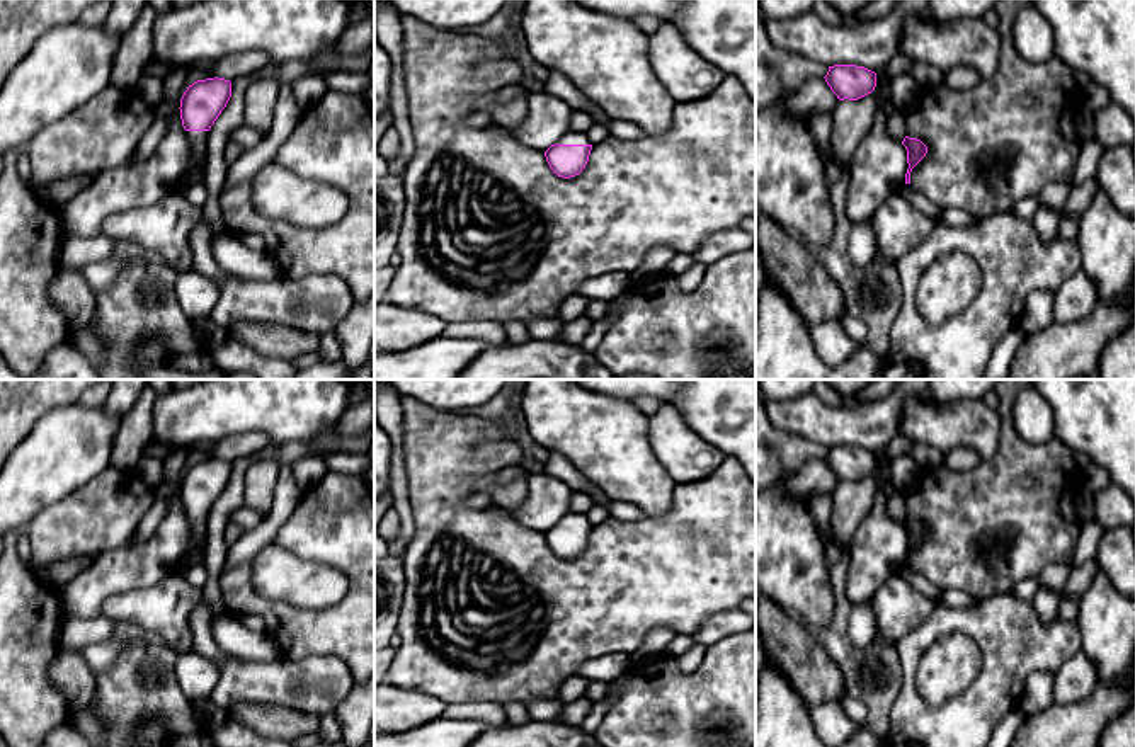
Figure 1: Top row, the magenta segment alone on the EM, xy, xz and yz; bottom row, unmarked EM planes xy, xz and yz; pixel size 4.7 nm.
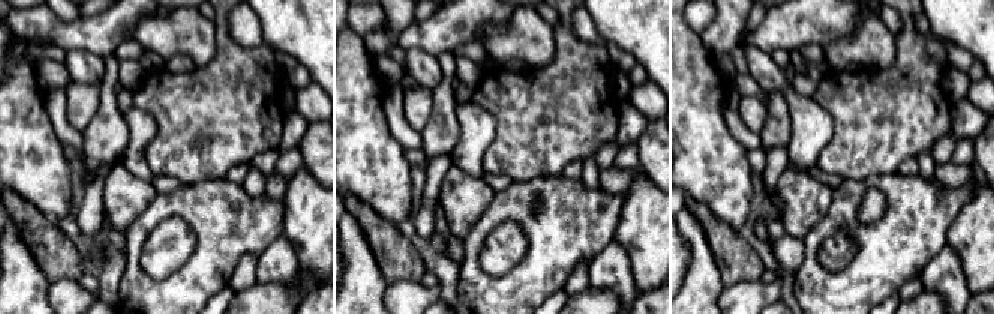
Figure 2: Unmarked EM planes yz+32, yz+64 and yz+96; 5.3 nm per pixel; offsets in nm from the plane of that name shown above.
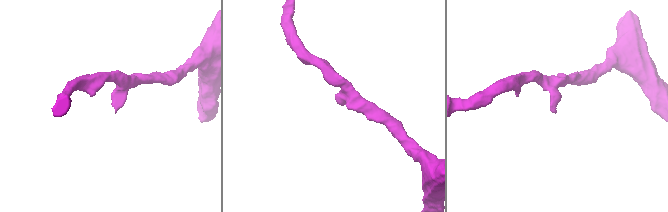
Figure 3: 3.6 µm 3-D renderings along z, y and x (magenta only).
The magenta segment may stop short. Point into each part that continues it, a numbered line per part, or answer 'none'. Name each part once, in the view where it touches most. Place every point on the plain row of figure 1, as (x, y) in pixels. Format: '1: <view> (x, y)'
1: xz (570, 518)

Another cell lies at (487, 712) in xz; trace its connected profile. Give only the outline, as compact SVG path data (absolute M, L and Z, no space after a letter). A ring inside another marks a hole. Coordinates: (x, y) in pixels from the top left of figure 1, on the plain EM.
M492 701L476 703L451 703L442 713L446 720L478 720L490 727L502 727L507 723L504 704Z

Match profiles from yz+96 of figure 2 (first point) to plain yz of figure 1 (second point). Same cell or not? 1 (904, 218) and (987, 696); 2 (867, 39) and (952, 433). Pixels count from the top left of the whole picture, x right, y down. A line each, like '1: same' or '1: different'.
1: same
2: same

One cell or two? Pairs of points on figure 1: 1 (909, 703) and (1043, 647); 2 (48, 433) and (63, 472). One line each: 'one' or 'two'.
1: one
2: one

